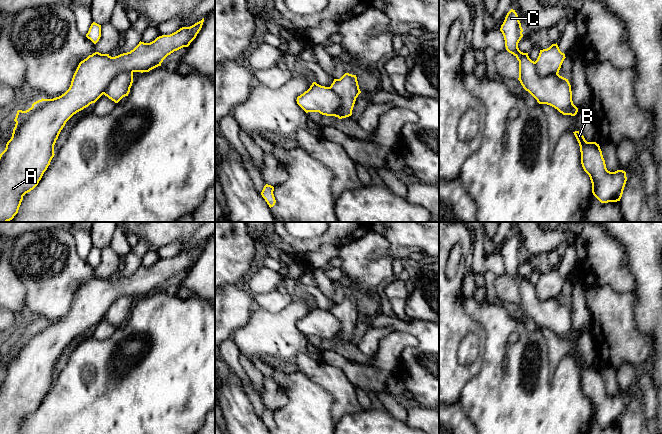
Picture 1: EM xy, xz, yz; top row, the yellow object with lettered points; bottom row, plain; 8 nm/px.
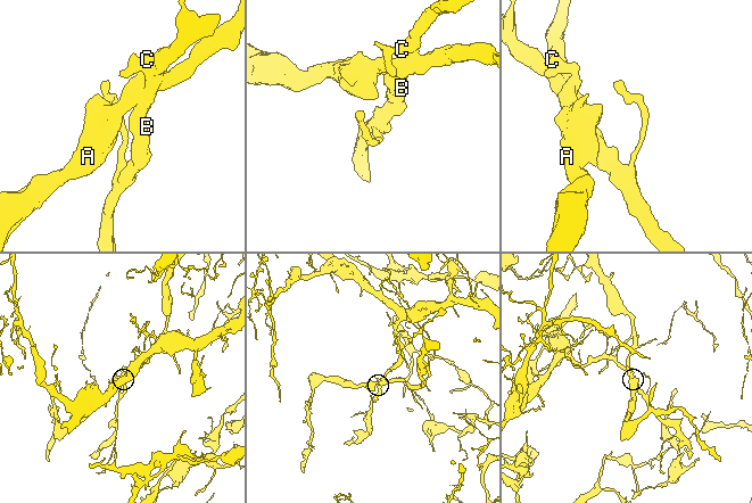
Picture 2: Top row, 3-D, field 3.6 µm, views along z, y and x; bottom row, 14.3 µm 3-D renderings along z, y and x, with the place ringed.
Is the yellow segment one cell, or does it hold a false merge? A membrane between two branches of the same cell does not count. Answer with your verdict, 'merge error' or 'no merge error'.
merge error

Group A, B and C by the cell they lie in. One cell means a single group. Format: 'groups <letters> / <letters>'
groups A / B C

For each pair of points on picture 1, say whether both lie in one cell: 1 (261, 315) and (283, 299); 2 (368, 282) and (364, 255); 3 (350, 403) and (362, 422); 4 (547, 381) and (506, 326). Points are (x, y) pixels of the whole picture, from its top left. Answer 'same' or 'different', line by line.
1: different
2: same
3: different
4: same

